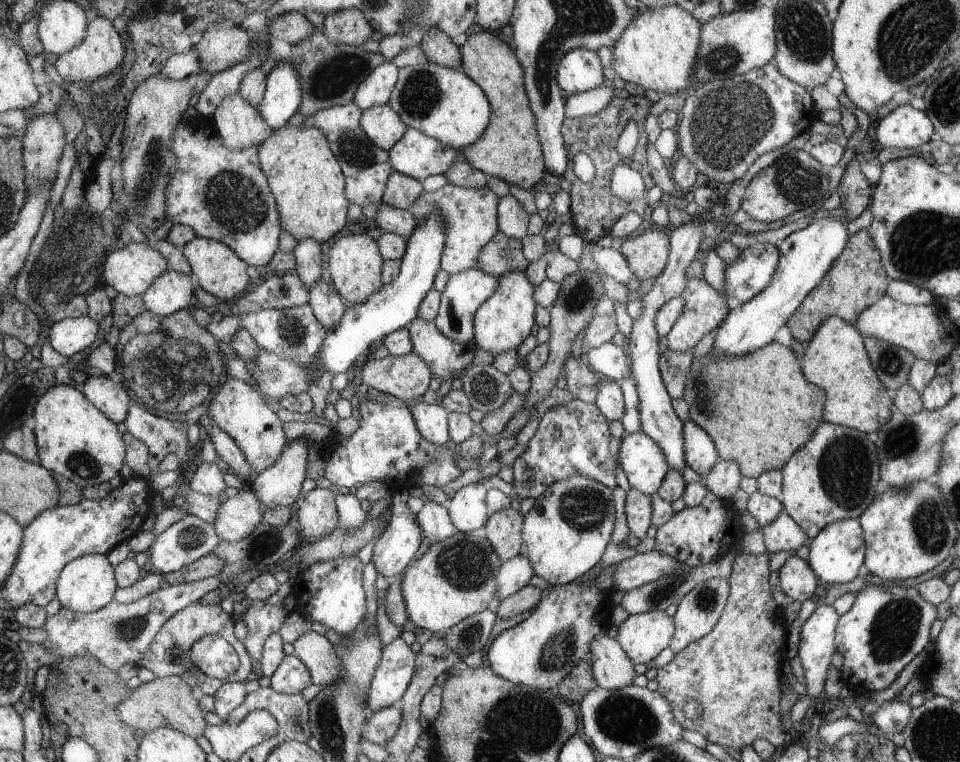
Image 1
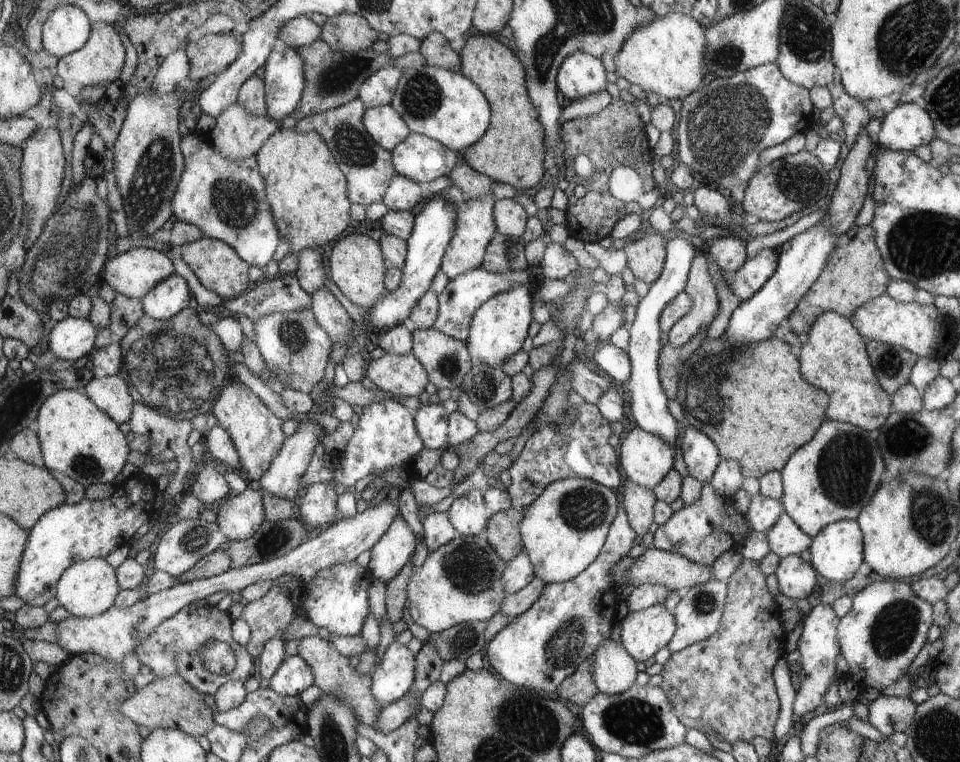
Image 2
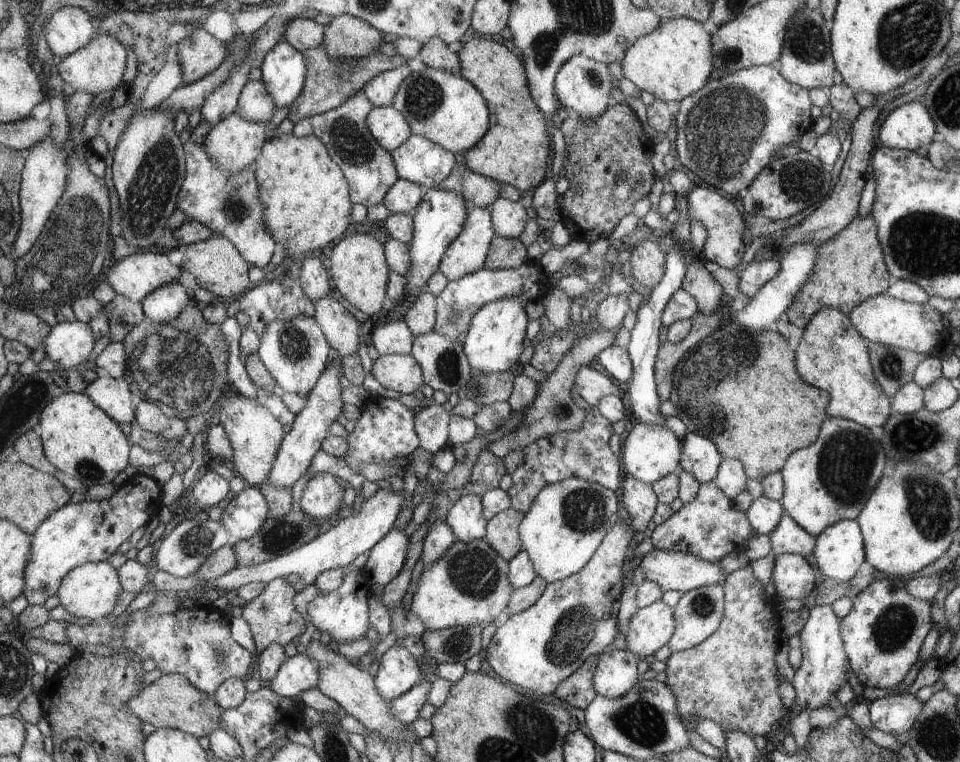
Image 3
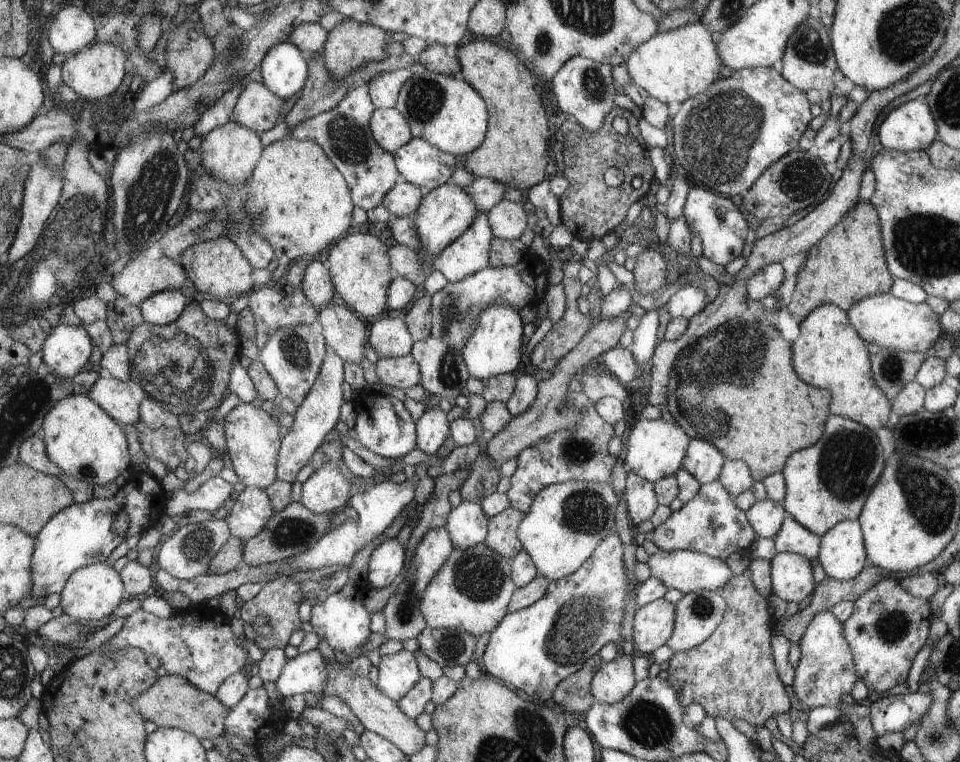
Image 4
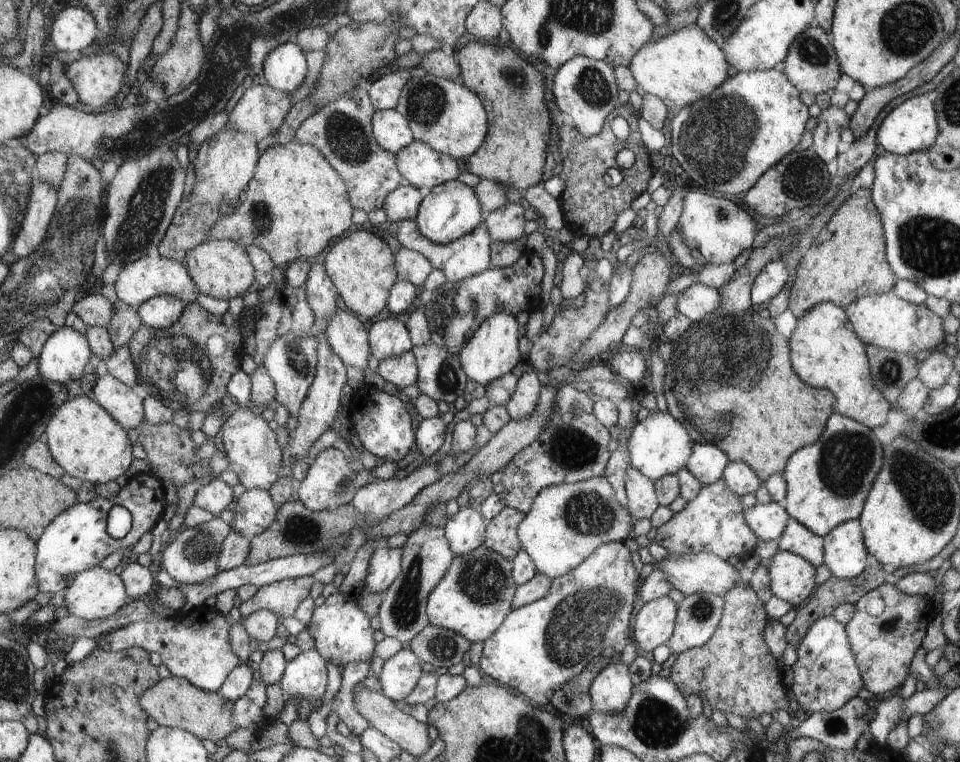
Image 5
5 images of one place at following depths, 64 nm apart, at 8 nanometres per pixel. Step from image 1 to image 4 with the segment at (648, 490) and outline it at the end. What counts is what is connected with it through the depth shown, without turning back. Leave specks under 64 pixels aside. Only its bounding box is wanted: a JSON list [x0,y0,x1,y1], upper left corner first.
[622,417,689,484]

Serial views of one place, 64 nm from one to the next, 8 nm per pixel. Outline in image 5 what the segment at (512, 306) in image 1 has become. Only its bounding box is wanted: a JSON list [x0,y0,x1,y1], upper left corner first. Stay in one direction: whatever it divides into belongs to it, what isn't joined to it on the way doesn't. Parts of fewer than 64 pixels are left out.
[458,312,520,386]

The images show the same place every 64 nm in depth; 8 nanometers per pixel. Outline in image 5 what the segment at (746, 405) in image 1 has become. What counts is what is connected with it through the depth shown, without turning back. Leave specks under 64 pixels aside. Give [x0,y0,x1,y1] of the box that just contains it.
[662,312,837,482]

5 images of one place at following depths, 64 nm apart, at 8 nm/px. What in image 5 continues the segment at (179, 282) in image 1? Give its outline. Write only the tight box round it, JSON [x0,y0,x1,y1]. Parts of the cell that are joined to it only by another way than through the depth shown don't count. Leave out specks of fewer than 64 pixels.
[137,296,185,330]

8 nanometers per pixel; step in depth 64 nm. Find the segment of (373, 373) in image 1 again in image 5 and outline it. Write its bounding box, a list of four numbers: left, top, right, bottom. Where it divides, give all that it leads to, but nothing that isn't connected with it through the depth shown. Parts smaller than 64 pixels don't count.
[377,350,420,389]

